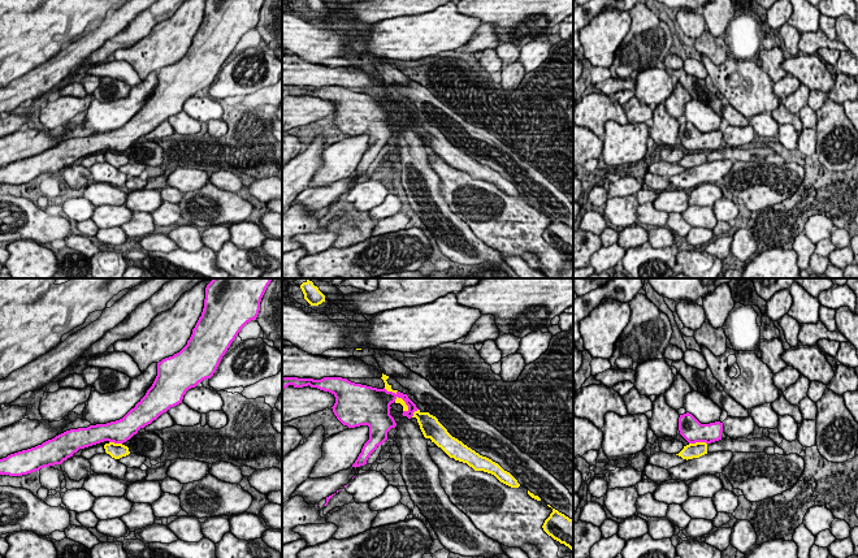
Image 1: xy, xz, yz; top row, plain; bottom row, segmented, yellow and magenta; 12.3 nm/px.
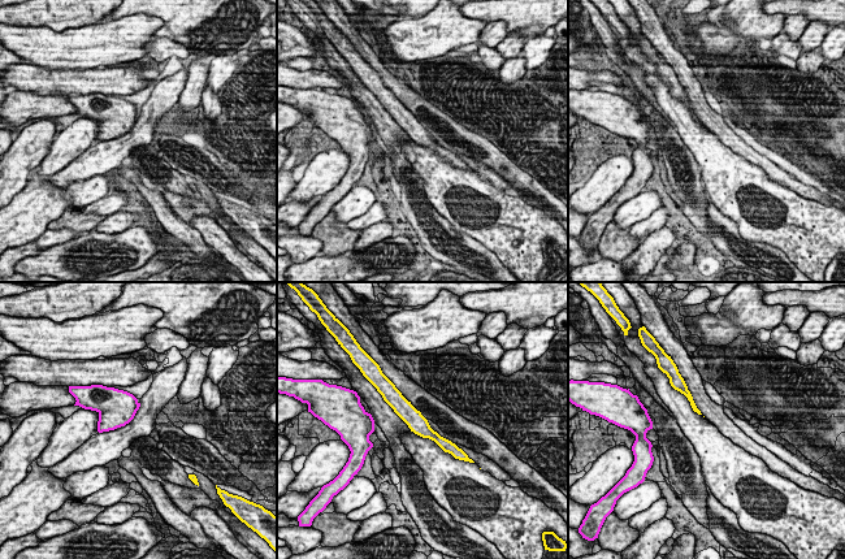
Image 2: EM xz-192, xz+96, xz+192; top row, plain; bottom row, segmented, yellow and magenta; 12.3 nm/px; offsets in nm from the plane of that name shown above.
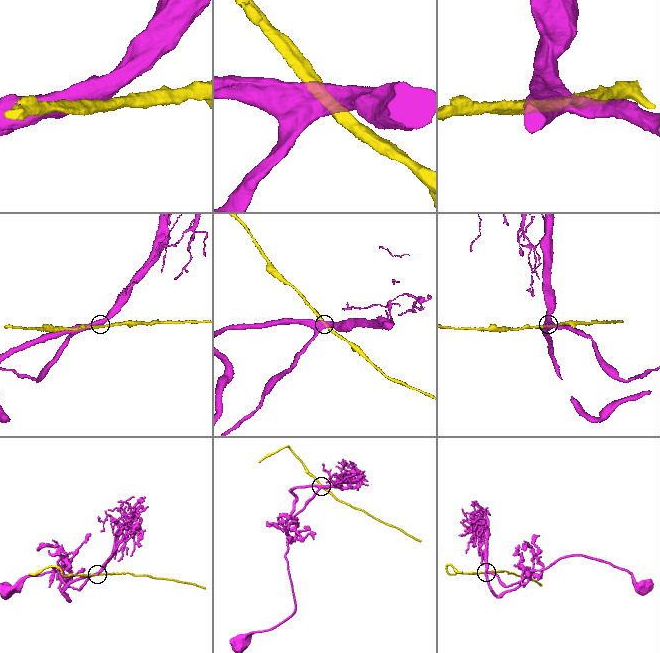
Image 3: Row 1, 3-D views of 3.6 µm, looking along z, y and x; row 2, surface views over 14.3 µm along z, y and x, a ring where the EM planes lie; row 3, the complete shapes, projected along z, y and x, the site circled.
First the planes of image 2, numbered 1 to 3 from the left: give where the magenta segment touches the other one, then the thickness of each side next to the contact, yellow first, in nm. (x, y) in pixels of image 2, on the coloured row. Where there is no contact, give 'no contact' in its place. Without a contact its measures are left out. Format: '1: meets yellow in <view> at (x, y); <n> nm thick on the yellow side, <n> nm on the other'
1: no contact
2: no contact
3: no contact

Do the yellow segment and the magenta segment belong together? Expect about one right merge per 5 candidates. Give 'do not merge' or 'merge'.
do not merge

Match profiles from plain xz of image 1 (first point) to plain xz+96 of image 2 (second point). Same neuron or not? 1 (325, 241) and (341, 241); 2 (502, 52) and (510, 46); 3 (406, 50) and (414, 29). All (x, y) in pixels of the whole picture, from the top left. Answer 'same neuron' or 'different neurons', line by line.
1: different neurons
2: same neuron
3: same neuron

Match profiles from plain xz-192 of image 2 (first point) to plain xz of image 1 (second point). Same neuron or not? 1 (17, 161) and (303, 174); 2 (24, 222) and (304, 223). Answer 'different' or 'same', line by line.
1: same
2: same

